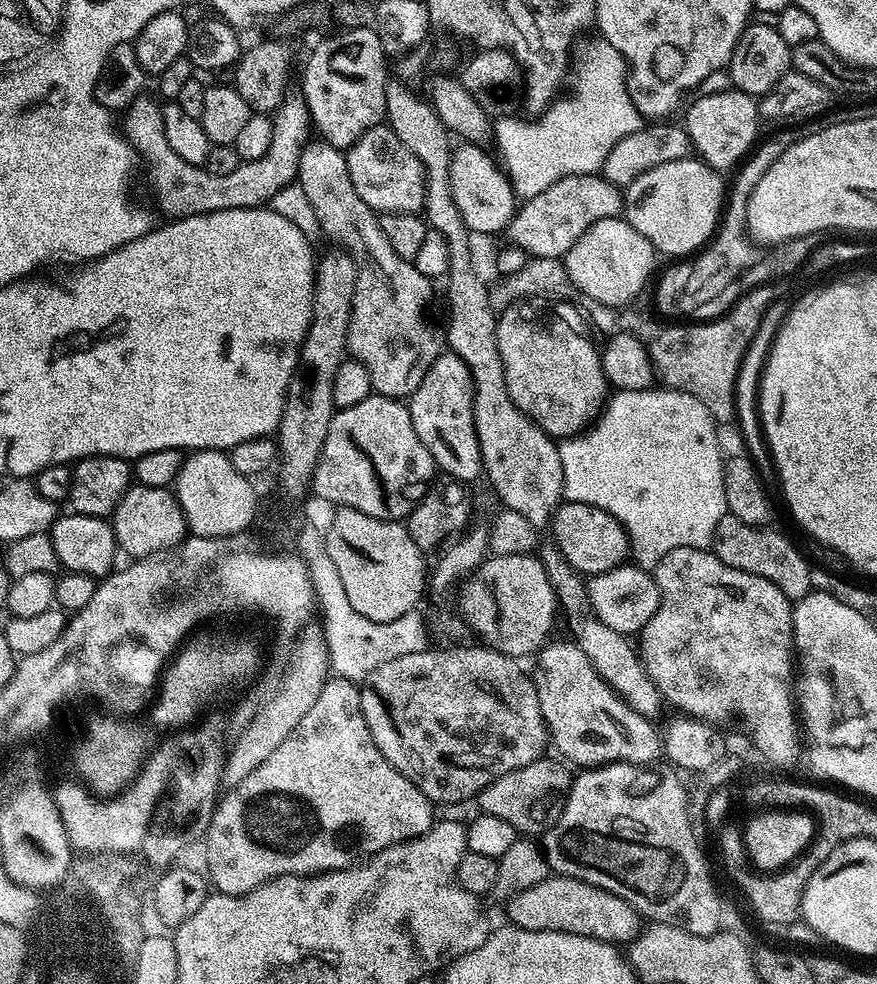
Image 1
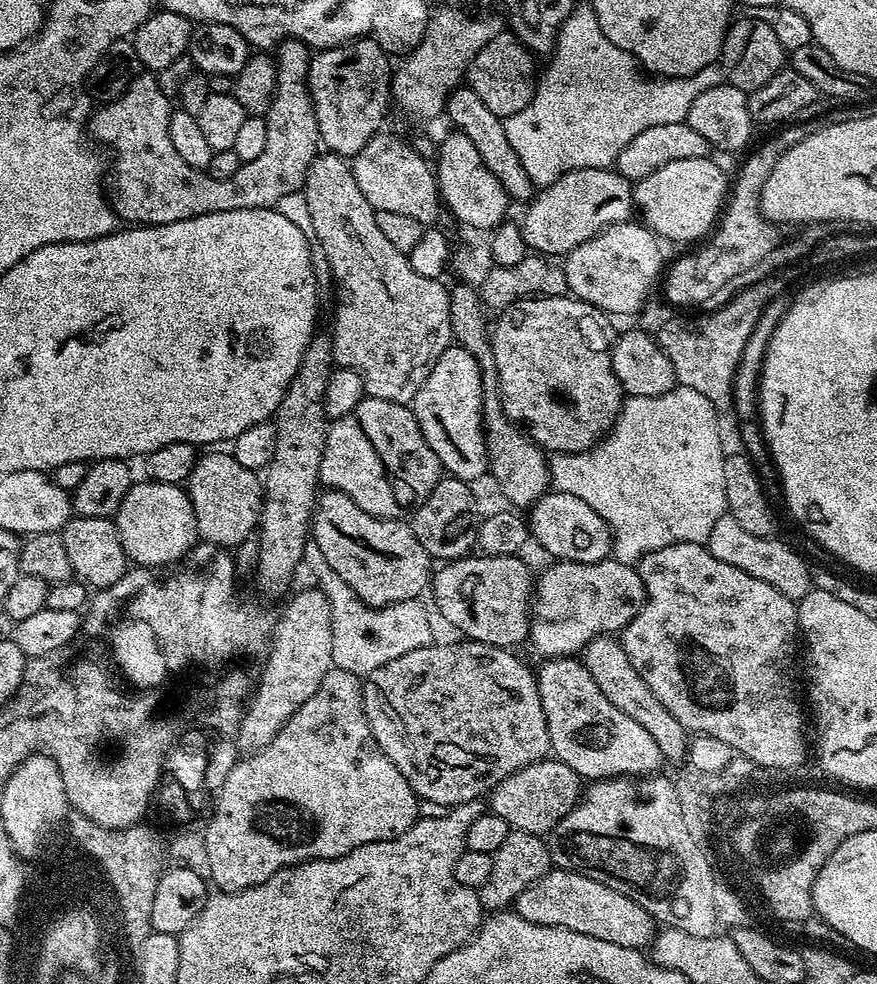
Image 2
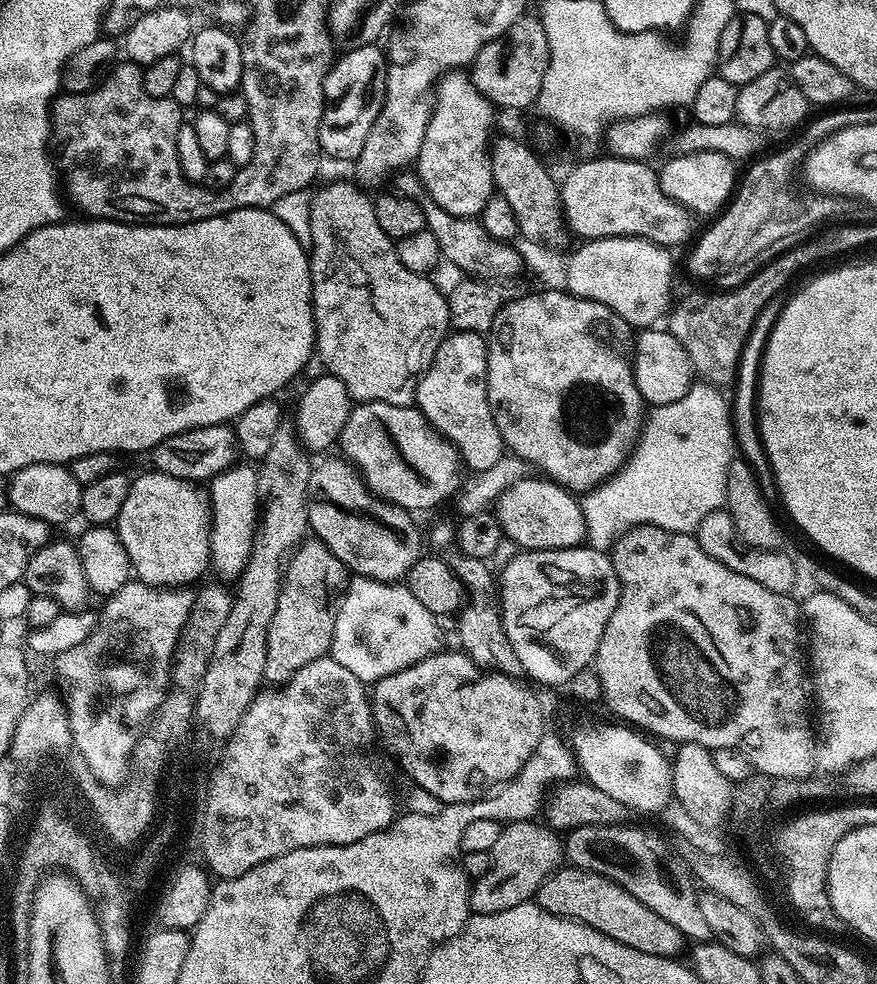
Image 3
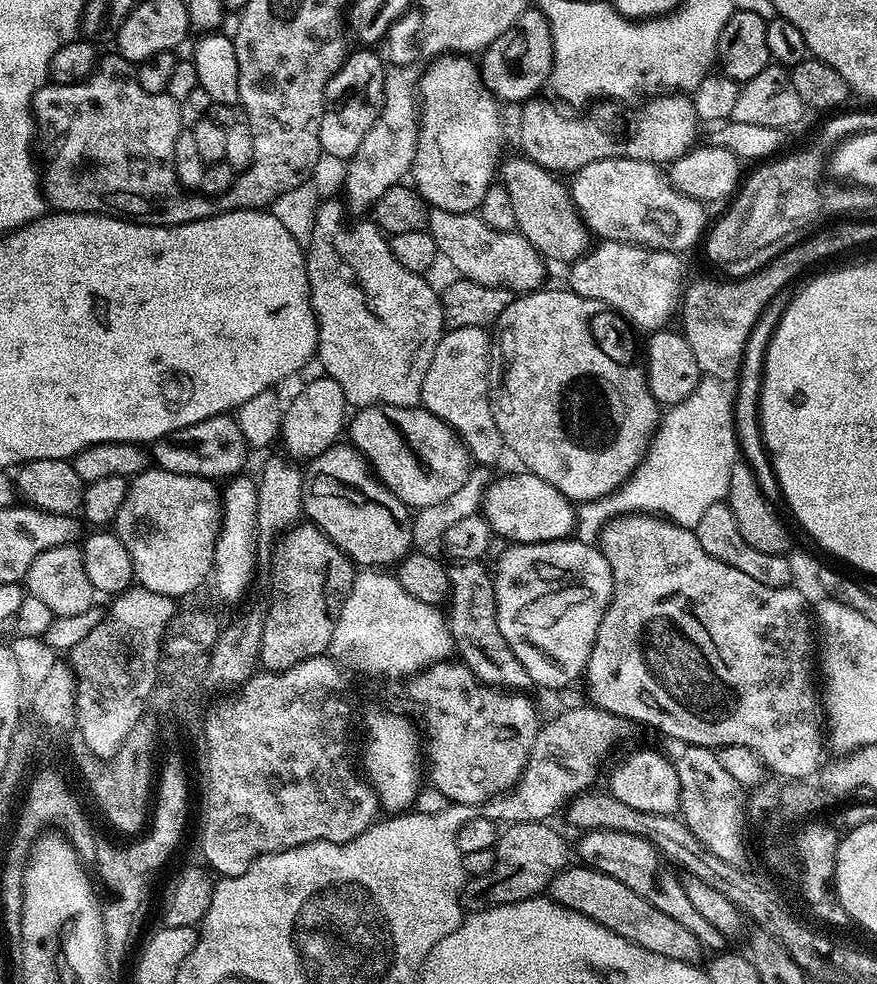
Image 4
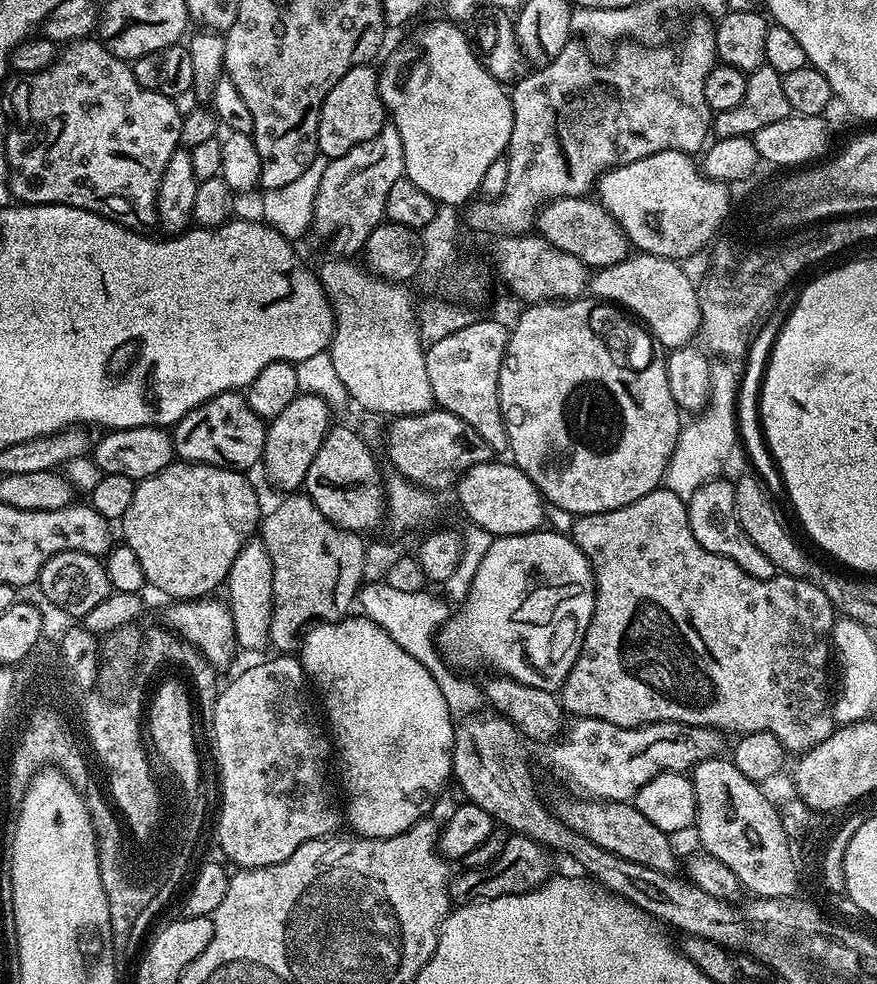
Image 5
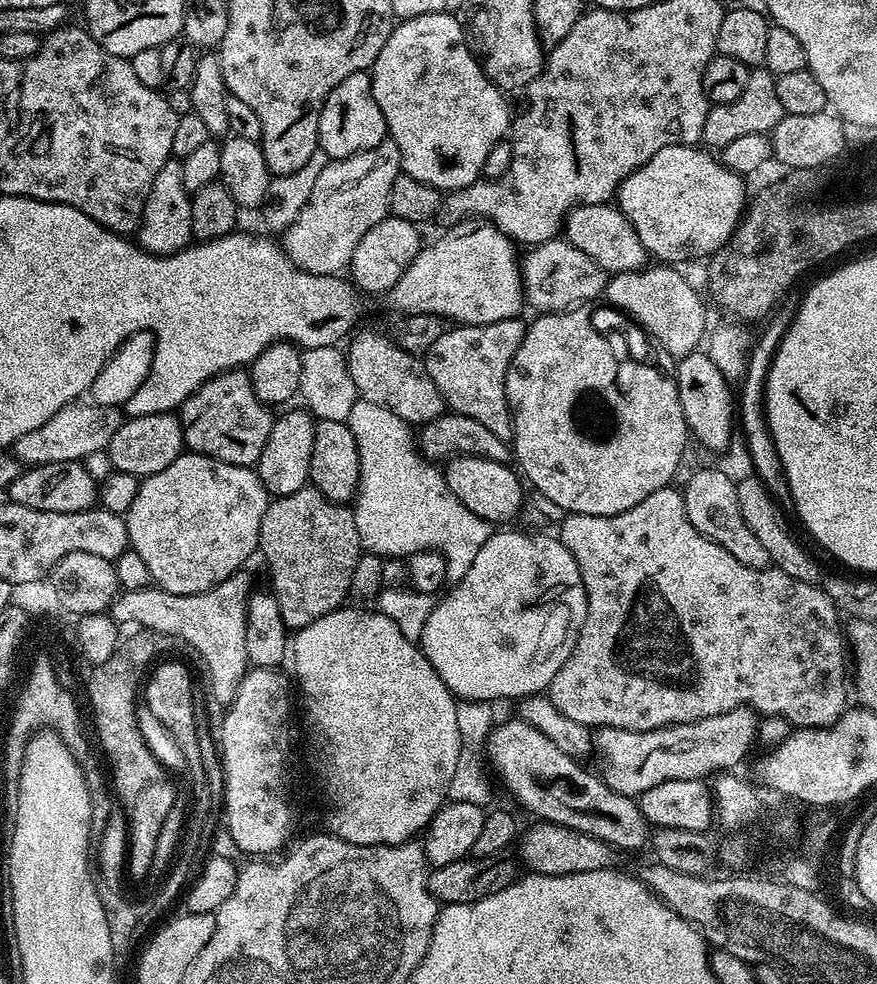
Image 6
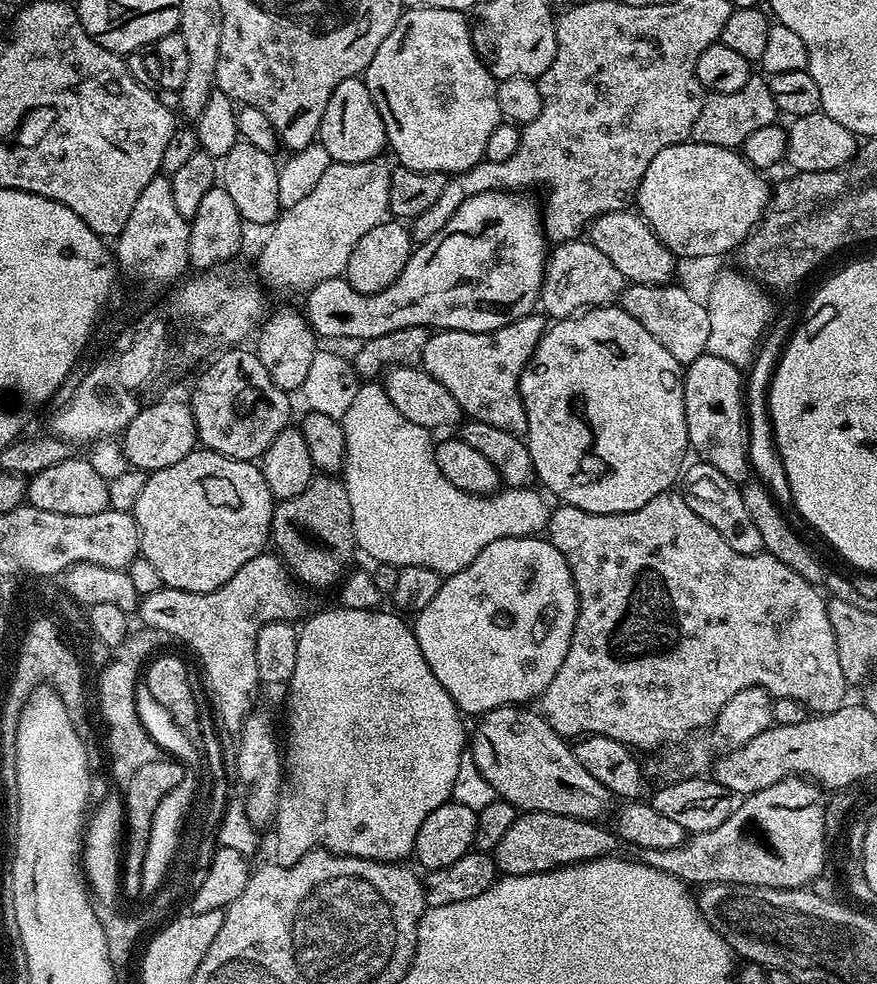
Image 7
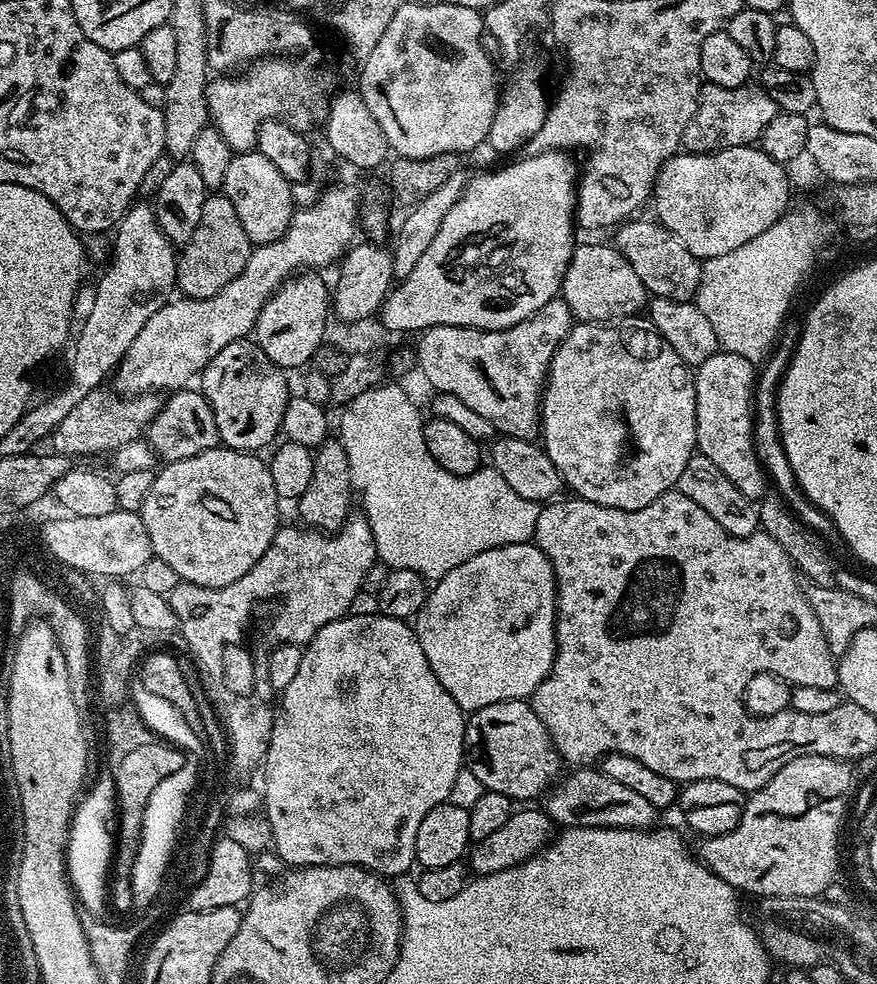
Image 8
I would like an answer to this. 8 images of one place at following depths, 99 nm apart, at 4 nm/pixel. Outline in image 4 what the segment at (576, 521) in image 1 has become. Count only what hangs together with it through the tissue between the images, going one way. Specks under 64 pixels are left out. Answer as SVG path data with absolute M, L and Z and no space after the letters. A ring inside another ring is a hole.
M532 472L500 474L491 481L484 491L482 515L491 531L508 540L512 544L537 544L562 540L575 522L576 516L572 513L573 501L568 500L550 482L538 478Z

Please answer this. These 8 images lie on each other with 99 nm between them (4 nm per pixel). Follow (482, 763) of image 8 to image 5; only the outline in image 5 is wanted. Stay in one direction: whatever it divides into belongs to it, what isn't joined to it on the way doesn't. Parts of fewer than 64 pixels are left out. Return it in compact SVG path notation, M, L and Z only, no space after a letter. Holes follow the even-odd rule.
M576 798L564 809L559 809L558 815L570 830L582 834L582 838L590 838L594 846L602 846L602 850L610 850L630 862L638 862L642 866L650 866L650 870L658 870L667 876L677 871L678 853L673 850L668 841L668 833L658 830L646 814L636 809L635 803L618 800L593 800L591 798Z

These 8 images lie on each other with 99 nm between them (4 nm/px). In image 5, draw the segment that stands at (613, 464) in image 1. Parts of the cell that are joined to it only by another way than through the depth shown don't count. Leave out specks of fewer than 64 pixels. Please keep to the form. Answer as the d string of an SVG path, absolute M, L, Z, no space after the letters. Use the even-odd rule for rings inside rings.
M712 362L708 365L708 373L710 374L710 392L708 394L708 402L691 417L692 420L683 425L680 430L672 457L668 459L668 469L664 471L663 483L670 491L685 498L693 496L700 487L706 482L717 479L721 475L720 472L724 468L724 463L728 460L728 455L732 452L732 447L738 444L738 425L736 422L736 406L740 395L740 376L738 375L731 363L728 362Z

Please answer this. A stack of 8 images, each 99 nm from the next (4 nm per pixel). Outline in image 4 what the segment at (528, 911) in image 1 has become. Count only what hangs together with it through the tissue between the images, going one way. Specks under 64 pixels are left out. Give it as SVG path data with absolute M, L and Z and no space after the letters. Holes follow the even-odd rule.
M584 864L569 865L552 880L548 887L551 899L559 904L589 917L591 920L606 926L611 932L618 934L659 957L670 958L671 961L683 964L699 965L704 954L703 944L698 942L686 926L681 925L674 918L667 917L662 910L658 910L644 898L638 898L634 890L610 878L596 869Z

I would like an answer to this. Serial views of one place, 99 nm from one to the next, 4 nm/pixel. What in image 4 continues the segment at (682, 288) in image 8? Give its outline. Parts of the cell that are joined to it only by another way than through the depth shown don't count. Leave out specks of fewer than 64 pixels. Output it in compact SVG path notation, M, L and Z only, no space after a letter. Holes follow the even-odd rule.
M517 157L503 161L500 166L500 182L510 195L517 231L547 261L562 262L564 266L575 263L589 251L592 235L572 200L569 187L528 157Z

